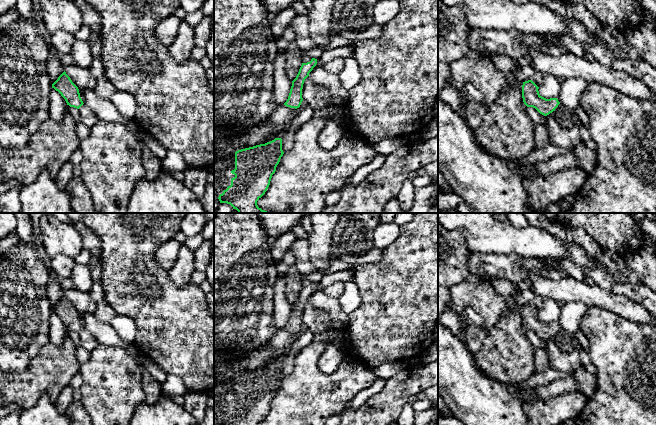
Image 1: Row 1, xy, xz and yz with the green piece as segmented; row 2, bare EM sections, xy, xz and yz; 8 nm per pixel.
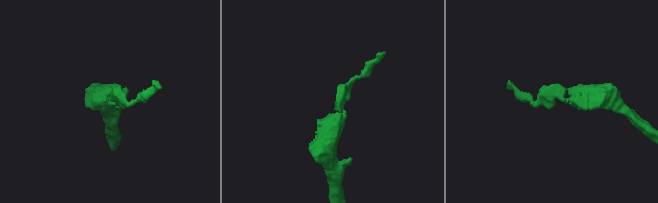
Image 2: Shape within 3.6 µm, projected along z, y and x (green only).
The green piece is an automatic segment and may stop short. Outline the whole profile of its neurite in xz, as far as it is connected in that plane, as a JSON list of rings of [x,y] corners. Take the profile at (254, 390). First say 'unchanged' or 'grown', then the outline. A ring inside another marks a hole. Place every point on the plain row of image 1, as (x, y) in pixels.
grown; [[[275,362],[265,368],[241,373],[228,381],[214,384],[214,420],[219,425],[258,425],[267,415],[283,378],[282,363]]]

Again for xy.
unchanged; [[[65,295],[52,308],[52,312],[61,318],[70,331],[79,333],[84,328],[78,311],[72,306]]]

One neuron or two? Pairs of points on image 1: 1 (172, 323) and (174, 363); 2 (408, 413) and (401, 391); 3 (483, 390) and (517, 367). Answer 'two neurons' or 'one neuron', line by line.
1: one neuron
2: two neurons
3: two neurons

